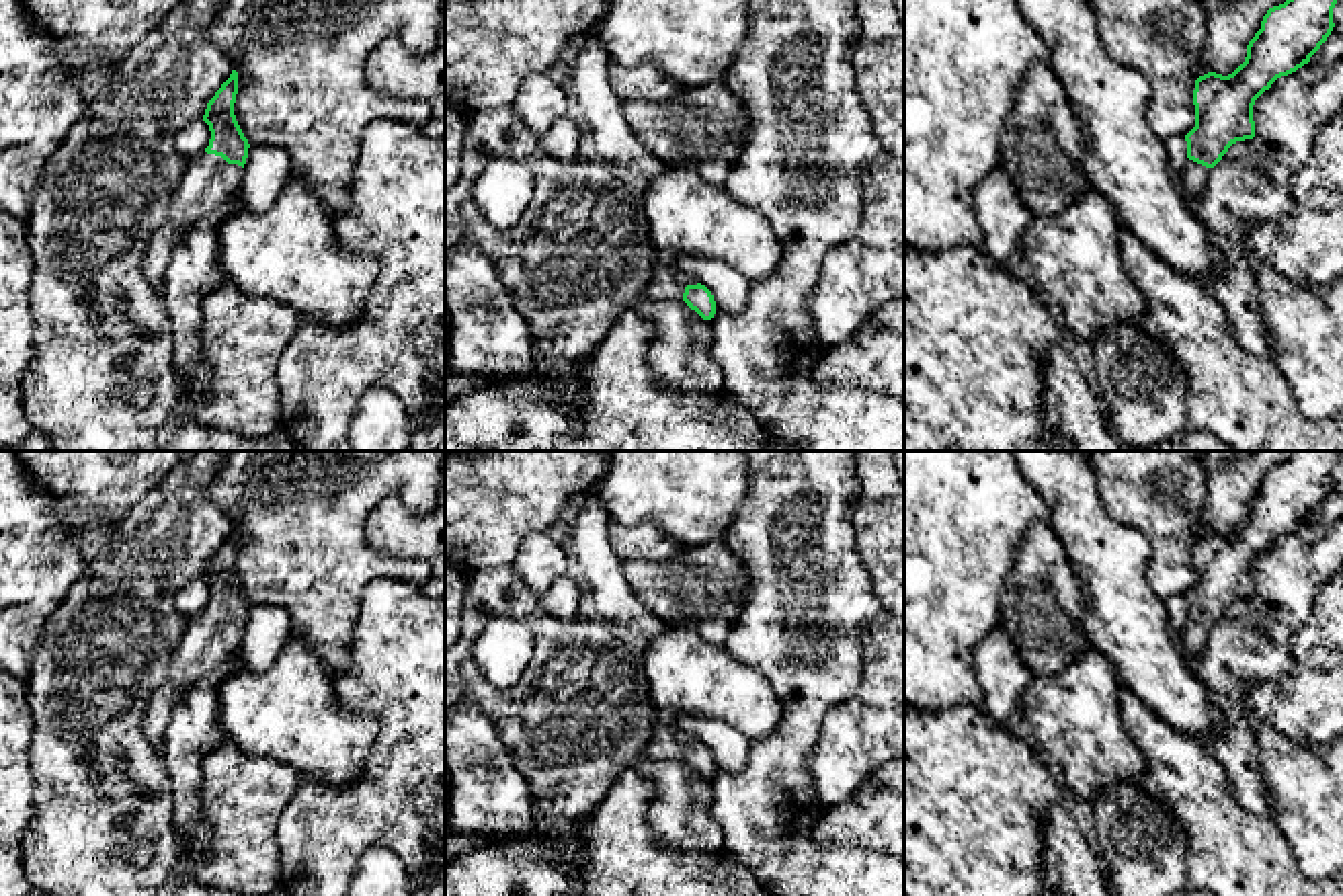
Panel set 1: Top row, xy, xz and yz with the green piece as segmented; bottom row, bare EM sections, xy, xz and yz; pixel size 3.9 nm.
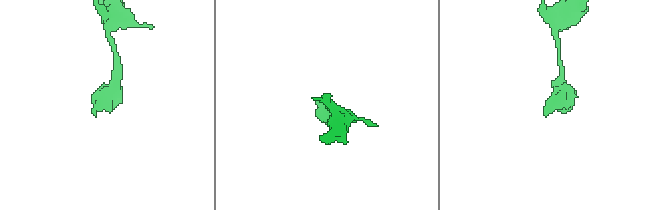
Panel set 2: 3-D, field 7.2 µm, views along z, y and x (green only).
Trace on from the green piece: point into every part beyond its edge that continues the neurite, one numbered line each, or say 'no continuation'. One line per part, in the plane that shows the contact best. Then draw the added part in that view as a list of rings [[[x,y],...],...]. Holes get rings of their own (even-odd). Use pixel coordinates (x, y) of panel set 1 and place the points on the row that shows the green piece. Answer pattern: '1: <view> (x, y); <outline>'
1: xy (208, 183); [[[207,152],[189,156],[185,174],[174,189],[168,217],[146,244],[141,269],[150,285],[162,285],[170,254],[182,242],[187,230],[234,201],[242,174],[242,166],[228,164],[221,156]]]

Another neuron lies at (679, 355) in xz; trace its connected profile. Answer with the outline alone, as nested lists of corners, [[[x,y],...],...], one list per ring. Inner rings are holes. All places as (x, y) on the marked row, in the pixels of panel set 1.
[[[638,297],[634,310],[652,324],[648,361],[666,390],[711,398],[724,394],[724,373],[711,357],[711,320],[703,320],[683,299]]]

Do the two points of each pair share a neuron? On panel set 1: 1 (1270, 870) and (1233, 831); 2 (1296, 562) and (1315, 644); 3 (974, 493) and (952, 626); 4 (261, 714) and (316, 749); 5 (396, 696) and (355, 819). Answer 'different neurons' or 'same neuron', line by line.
1: same neuron
2: different neurons
3: same neuron
4: same neuron
5: same neuron

